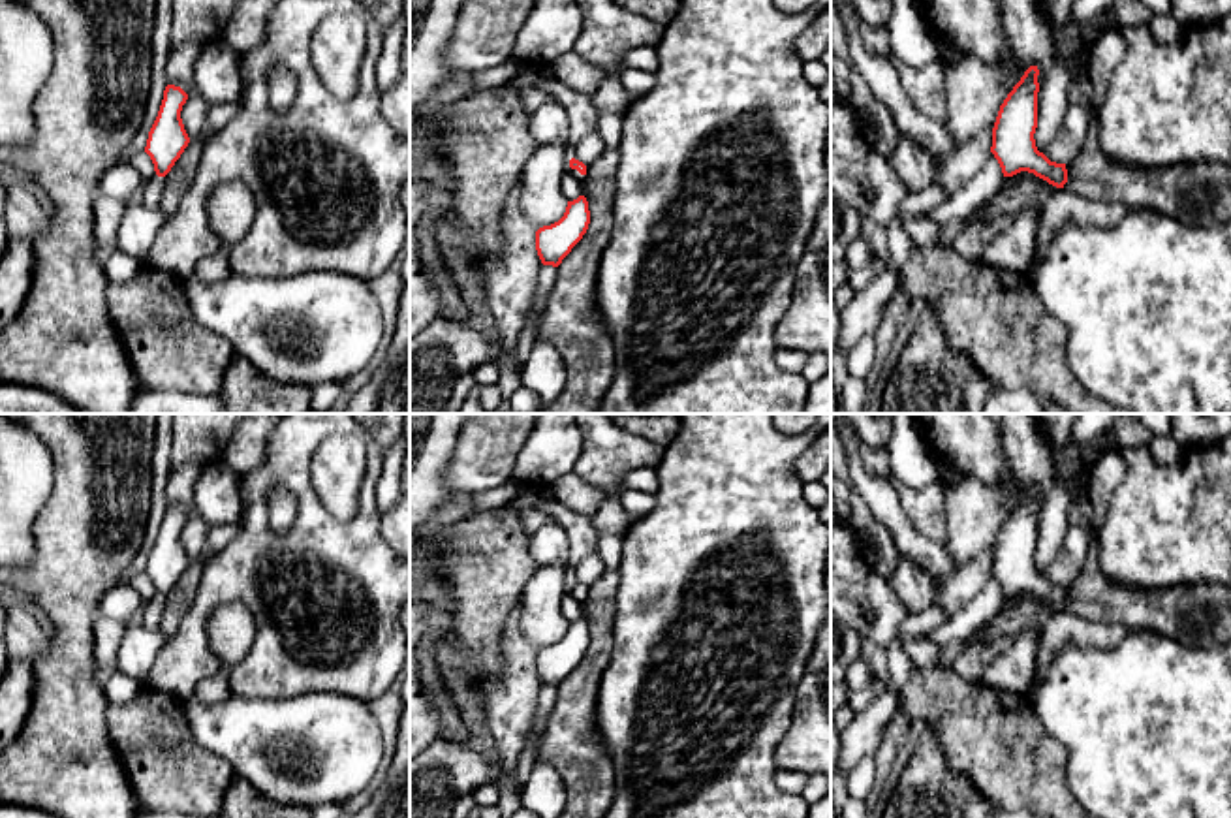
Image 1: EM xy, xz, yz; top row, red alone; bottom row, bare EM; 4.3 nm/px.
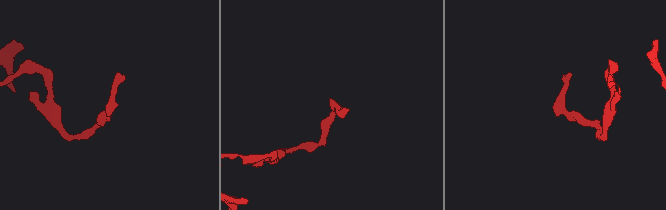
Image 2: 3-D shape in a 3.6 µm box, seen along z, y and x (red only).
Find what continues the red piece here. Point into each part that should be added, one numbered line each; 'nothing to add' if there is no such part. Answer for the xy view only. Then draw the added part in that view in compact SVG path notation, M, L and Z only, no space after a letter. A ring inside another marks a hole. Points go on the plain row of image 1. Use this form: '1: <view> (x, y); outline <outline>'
1: xy (151, 615); outline M154 596L141 609L141 624L147 628L160 628L164 607L165 607L165 598Z

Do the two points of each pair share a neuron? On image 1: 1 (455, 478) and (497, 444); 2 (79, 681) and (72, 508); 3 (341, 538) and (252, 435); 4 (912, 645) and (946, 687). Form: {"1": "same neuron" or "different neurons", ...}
{"1": "same neuron", "2": "same neuron", "3": "different neurons", "4": "different neurons"}

